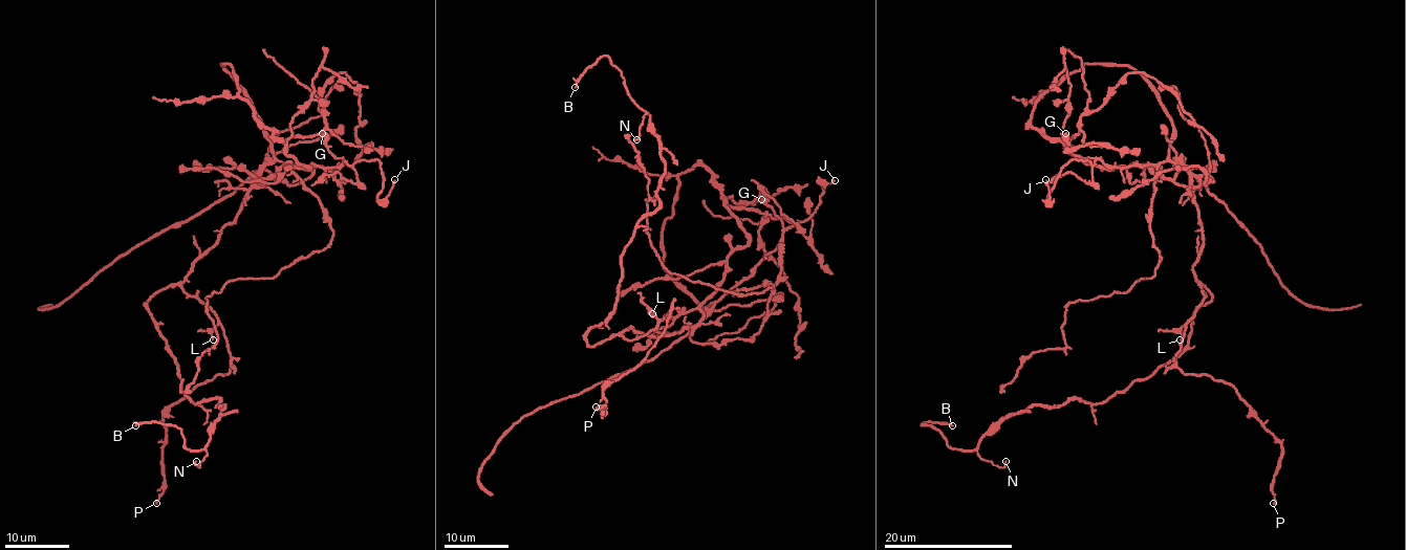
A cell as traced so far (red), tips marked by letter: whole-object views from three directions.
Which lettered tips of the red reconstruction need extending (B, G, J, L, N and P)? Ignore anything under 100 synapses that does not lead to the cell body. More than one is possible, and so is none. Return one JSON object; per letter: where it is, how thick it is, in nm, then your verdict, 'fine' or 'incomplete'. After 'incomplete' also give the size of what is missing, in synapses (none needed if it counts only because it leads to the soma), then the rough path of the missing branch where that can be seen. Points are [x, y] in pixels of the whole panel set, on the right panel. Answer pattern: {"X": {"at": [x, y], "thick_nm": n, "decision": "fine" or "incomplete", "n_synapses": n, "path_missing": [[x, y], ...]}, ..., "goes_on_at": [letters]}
{"B": {"at": [952, 425], "thick_nm": 140, "decision": "fine"}, "G": {"at": [1065, 133], "thick_nm": 600, "decision": "fine"}, "J": {"at": [1045, 179], "thick_nm": 150, "decision": "fine"}, "L": {"at": [1180, 339], "thick_nm": 110, "decision": "fine"}, "N": {"at": [1006, 461], "thick_nm": 130, "decision": "fine"}, "P": {"at": [1273, 503], "thick_nm": 150, "decision": "fine"}, "goes_on_at": []}

